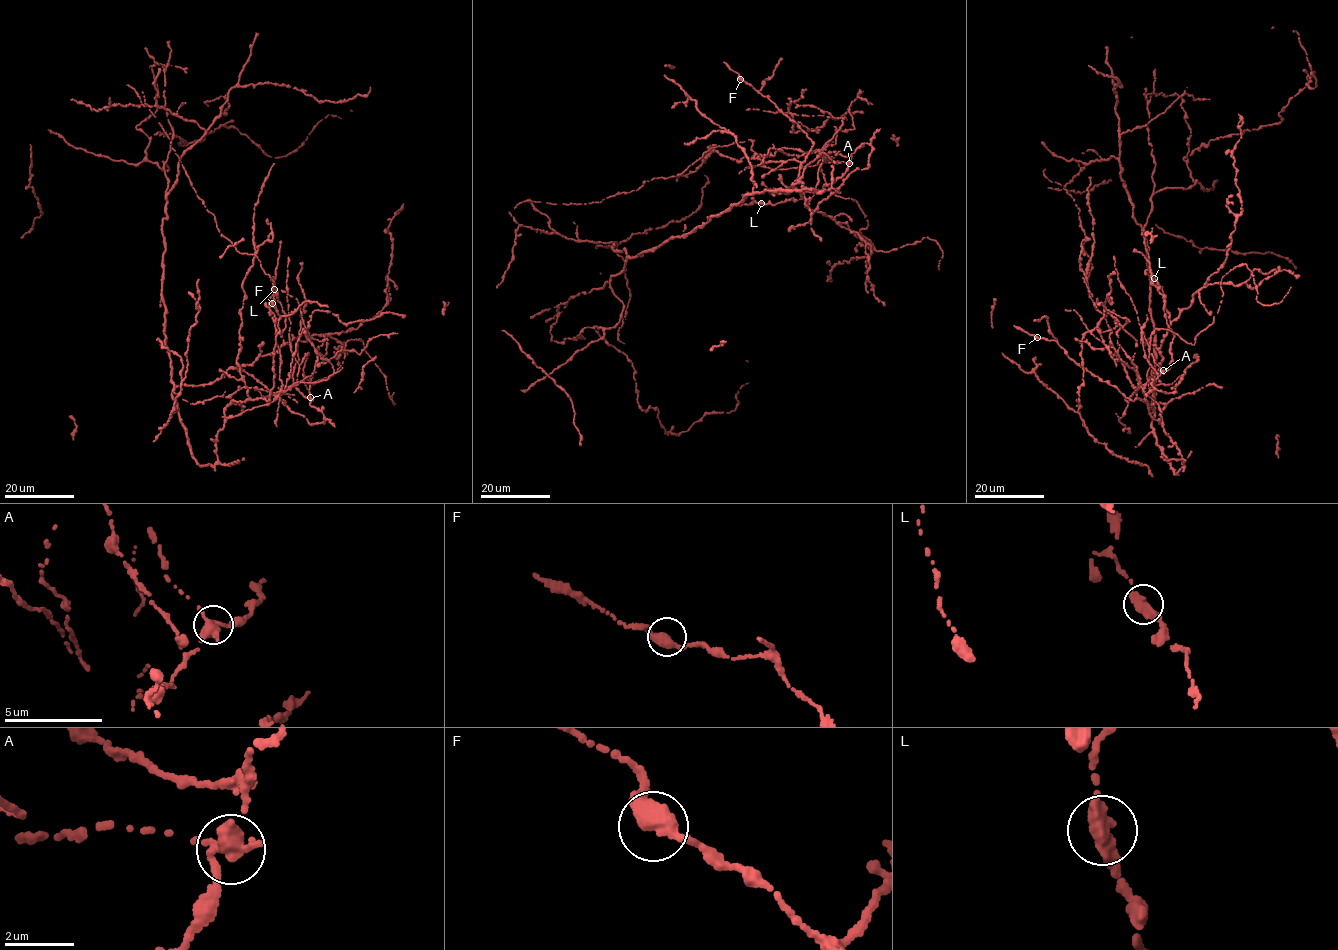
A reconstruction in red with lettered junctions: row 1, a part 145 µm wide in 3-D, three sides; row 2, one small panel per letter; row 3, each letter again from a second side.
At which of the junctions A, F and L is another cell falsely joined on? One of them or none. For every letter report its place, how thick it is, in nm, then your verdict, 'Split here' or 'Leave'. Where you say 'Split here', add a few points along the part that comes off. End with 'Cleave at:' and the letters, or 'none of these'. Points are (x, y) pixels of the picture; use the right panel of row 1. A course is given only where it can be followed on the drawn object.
A: Place: (1163, 370). Thickness 440 nm. Split here. Course of the part to remove: (1162, 370), (1151, 354), (1139, 382), (1118, 321), (1083, 278), (1092, 265), (1080, 210), (1046, 169)
F: Place: (1037, 337). Thickness 440 nm. Leave
L: Place: (1154, 278). Thickness 440 nm. Leave
Cleave at: A

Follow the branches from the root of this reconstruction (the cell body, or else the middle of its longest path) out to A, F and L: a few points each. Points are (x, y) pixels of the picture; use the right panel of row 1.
A: (1154, 380), (1151, 427), (1176, 474), (1184, 466), (1179, 449), (1150, 416), (1143, 389), (1151, 354), (1162, 370)
F: (1154, 380), (1151, 427), (1176, 474), (1182, 456), (1163, 427), (1164, 404), (1131, 400), (1056, 341), (1037, 337)
L: (1154, 380), (1154, 411), (1150, 408), (1155, 373), (1163, 360), (1159, 348), (1170, 320), (1154, 278)

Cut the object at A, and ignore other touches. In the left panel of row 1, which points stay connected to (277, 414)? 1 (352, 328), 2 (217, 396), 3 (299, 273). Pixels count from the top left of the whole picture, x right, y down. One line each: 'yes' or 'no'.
1: no
2: yes
3: no

